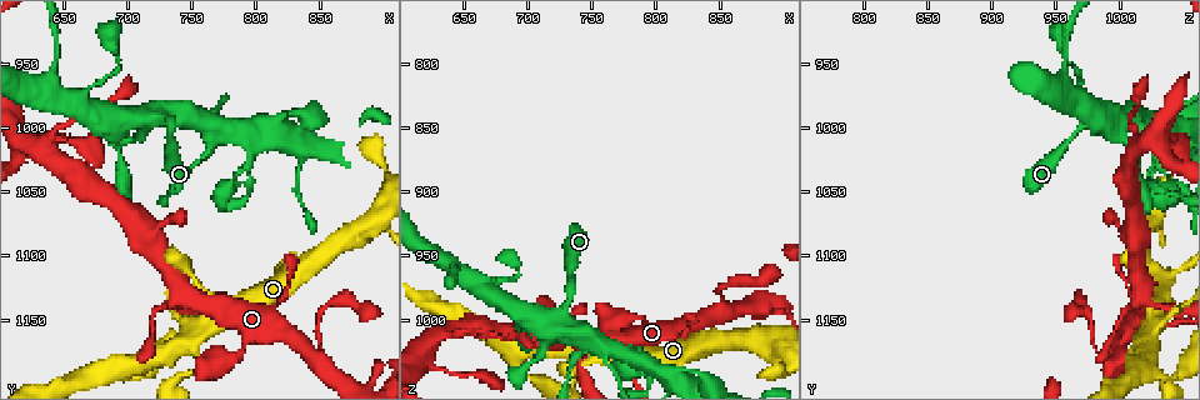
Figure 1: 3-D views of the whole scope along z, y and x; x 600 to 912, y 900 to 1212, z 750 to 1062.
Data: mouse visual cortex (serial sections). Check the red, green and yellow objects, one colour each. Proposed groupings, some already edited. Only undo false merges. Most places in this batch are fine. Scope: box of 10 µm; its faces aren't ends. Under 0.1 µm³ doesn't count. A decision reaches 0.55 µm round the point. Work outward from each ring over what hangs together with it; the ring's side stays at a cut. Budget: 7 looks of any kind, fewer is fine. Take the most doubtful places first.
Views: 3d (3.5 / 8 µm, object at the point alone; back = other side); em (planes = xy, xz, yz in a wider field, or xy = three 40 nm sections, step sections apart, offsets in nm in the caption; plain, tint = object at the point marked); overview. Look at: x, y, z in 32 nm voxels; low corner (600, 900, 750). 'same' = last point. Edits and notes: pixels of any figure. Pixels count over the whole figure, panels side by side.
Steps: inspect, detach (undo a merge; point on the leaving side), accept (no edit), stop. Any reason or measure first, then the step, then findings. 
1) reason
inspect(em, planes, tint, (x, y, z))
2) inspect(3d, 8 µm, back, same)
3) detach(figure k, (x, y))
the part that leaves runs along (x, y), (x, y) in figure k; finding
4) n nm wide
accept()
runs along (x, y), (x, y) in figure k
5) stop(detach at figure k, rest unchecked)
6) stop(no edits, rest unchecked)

two arms in line, one across
inspect(3d, 3.5 µm, (852, 1178, 986))

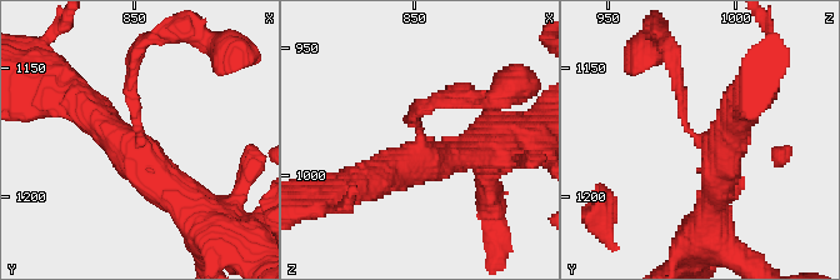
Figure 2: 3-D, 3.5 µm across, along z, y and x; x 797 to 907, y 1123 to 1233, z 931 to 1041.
3 arms; arms of 150, 400, 450 nm
inspect(em, xy, step 3, tint, (853, 1178, 988))

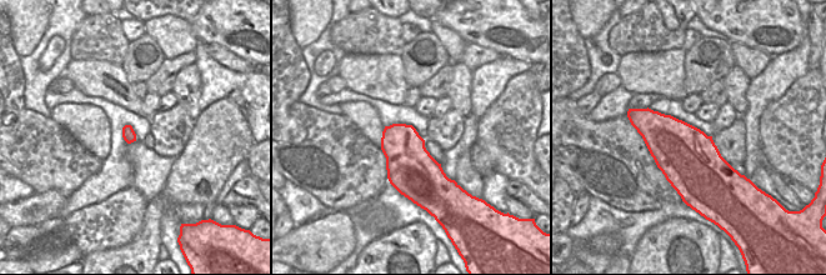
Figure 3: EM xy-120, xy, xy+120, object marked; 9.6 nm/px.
accept()
runs along (73, 98), (134, 151), (195, 213) in figure 2; continuous, no second cell

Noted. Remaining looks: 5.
inspect(3d, 3.5 µm, (798, 1042, 1042))

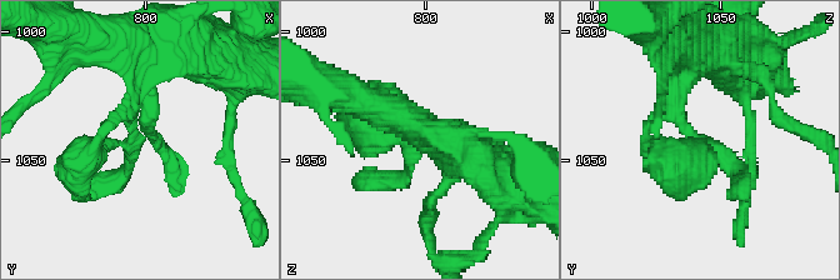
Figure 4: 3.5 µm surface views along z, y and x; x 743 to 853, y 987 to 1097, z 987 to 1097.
3 arms; arms of 250, 250, 350 nm; now the EM
inspect(em, xy, step 3, tint, (796, 1044, 1042))

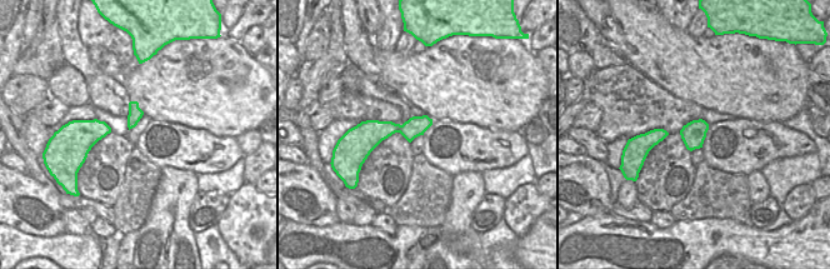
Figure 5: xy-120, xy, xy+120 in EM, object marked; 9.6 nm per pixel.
accept()
runs along (141, 74), (134, 143), (84, 154) in figure 4; all the same cell

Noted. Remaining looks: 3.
side arm on a straight run
inspect(3d, 3.5 µm, (666, 974, 968))

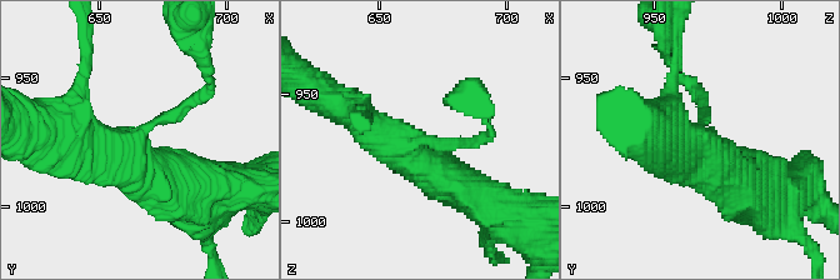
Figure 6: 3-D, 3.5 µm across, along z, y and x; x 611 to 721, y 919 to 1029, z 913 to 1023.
inspect(em, planes, tint, (666, 974, 968))

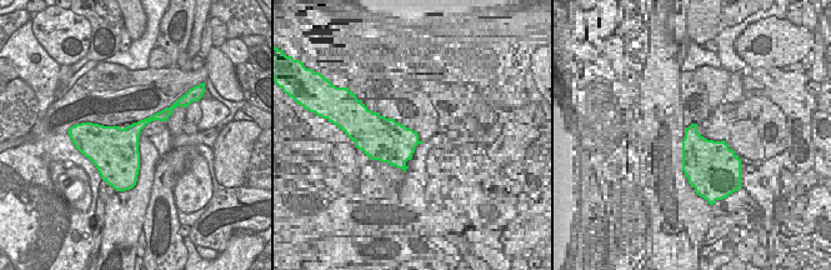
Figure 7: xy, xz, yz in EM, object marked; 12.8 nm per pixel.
accept()
runs along (460, 188), (333, 101) in figure 6; continuous, no second cell

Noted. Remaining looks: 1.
stop(no edits, rest unchecked)

